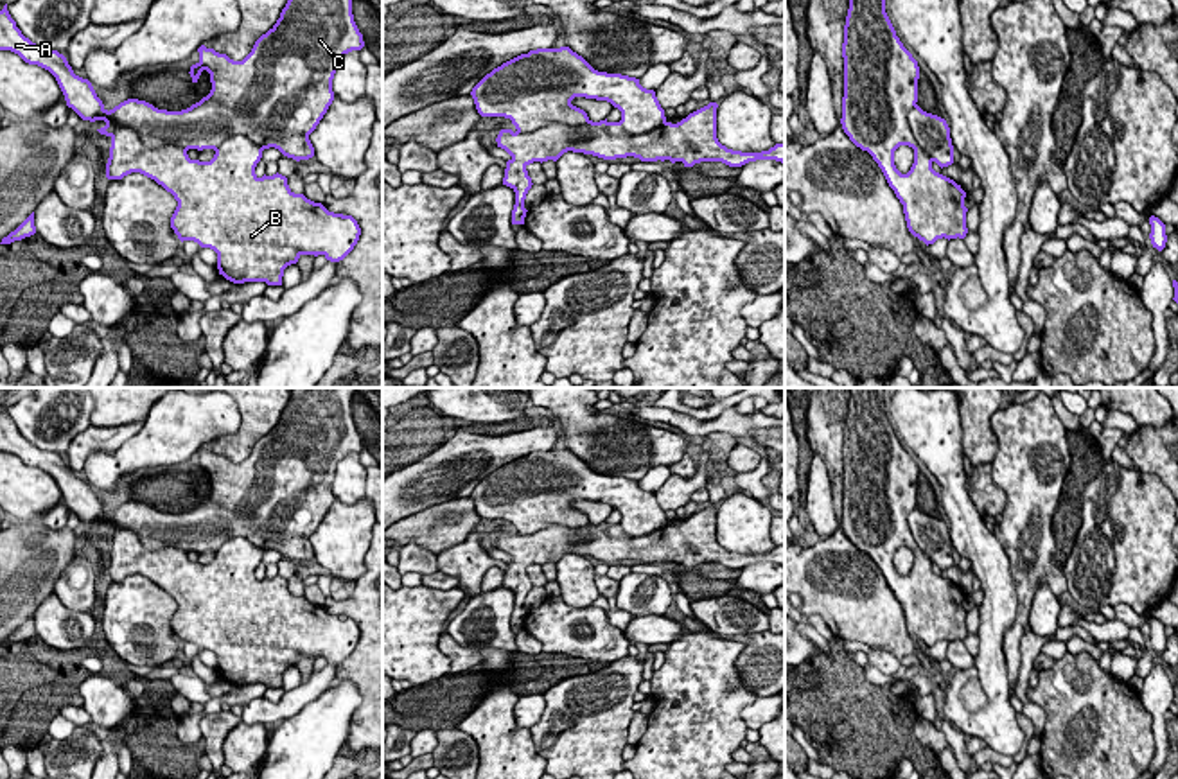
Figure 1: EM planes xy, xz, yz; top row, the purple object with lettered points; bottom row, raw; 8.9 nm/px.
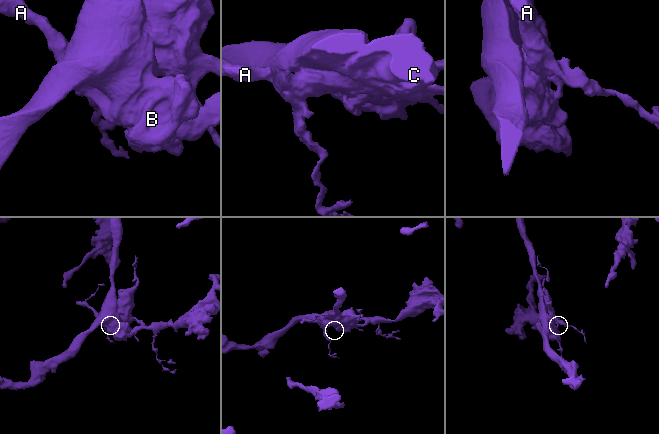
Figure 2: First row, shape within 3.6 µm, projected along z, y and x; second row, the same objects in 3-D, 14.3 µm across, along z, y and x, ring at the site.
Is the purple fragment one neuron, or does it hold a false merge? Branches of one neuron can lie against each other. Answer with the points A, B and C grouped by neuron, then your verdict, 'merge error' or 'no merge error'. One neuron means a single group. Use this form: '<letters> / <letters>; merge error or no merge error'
A C / B; merge error

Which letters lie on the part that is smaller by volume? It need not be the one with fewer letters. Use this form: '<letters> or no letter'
A, C

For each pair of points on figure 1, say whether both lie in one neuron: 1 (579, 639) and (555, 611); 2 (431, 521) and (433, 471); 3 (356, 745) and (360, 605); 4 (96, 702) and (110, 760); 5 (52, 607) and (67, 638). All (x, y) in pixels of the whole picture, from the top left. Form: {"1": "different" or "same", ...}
{"1": "same", "2": "different", "3": "same", "4": "different", "5": "same"}

